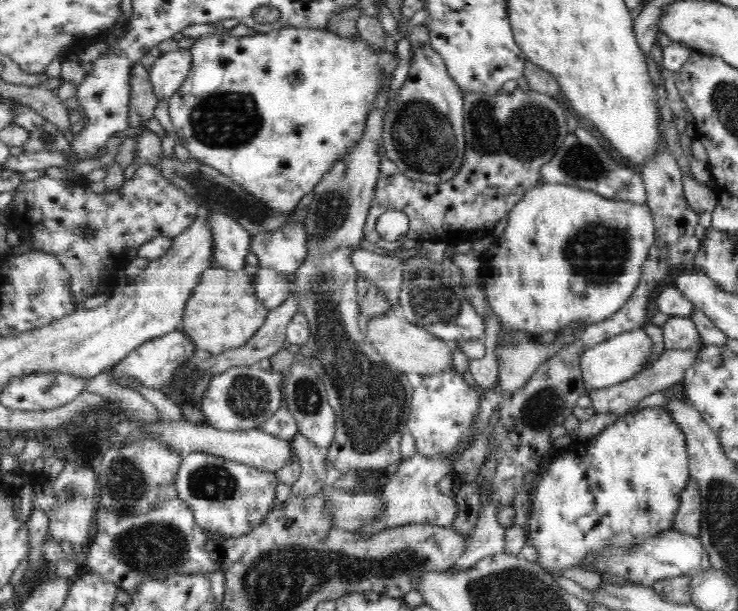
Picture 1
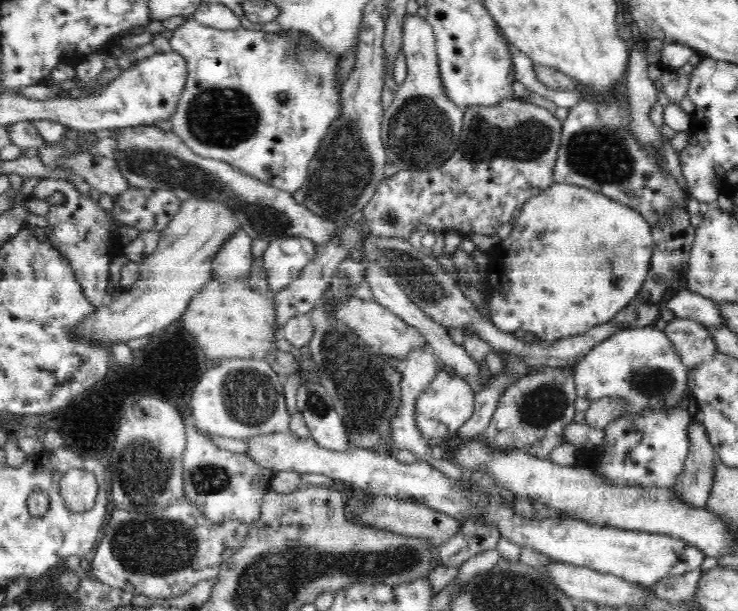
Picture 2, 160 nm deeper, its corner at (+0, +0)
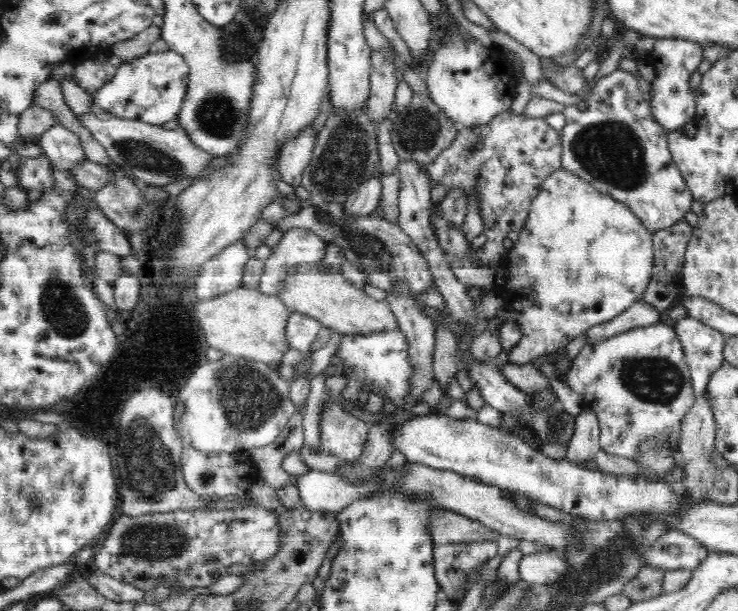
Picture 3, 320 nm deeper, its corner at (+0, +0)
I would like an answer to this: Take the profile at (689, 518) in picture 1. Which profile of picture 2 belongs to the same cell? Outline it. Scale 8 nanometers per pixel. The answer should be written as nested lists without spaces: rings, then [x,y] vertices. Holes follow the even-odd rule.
[[[692,418],[690,450],[682,472],[673,486],[684,503],[696,508],[706,507],[714,478],[713,463],[717,459],[703,422]]]

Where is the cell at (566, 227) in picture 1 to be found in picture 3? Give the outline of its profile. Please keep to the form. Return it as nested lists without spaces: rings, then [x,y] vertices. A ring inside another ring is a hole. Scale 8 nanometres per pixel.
[[[561,166],[544,180],[517,243],[503,261],[504,280],[494,288],[501,302],[495,316],[502,323],[516,323],[525,335],[507,356],[519,368],[538,356],[560,354],[578,334],[616,318],[644,296],[654,266],[653,232],[624,203],[600,194]]]

